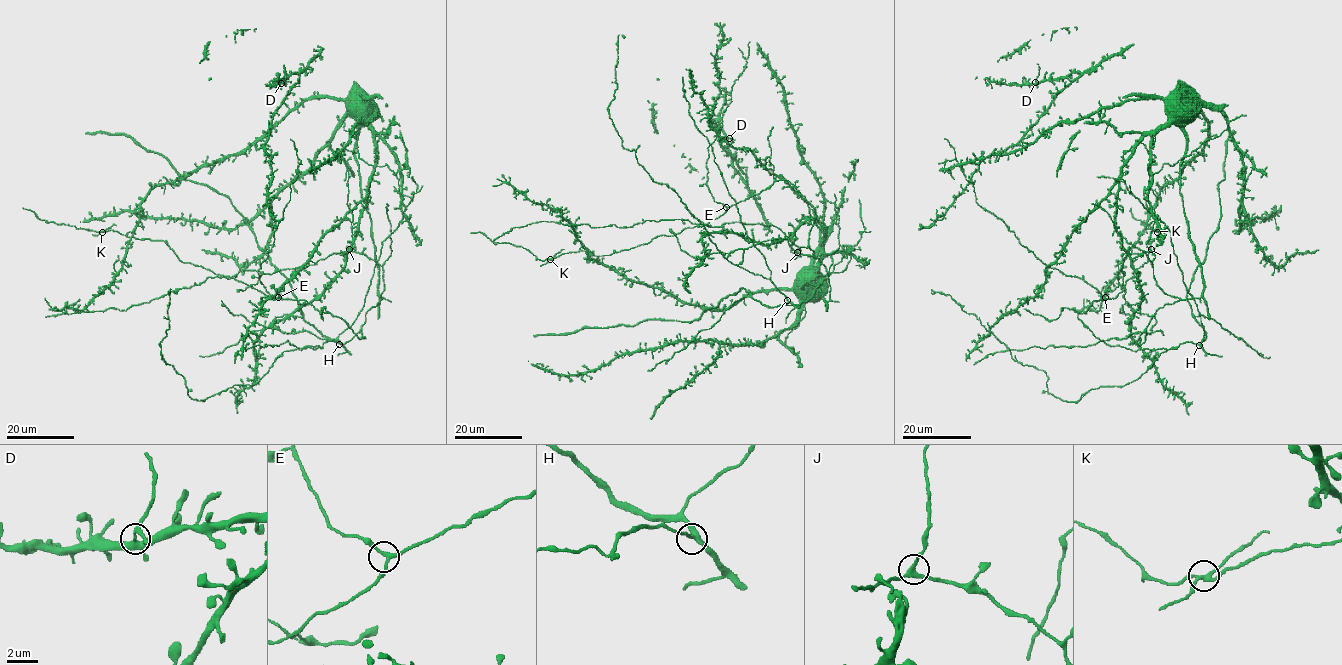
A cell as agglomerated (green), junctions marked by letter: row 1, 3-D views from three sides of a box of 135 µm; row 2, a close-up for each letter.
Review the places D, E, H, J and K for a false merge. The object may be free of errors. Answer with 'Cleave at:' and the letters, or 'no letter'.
Cleave at: K

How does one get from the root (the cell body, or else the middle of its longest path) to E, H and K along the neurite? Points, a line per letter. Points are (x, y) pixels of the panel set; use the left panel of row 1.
E: (356, 104), (355, 159), (382, 299), (367, 312), (360, 339), (339, 317), (278, 297)
H: (356, 104), (368, 114), (368, 124), (396, 160), (402, 219), (382, 242), (362, 310), (339, 335), (339, 344)
K: (356, 104), (382, 299), (365, 338), (305, 300), (184, 263), (163, 241), (101, 231)

